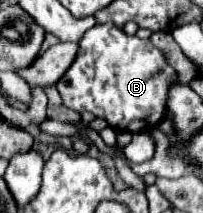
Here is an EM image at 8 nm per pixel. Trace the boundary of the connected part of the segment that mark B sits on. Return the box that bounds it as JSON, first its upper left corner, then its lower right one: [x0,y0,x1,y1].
[56,23,176,133]

